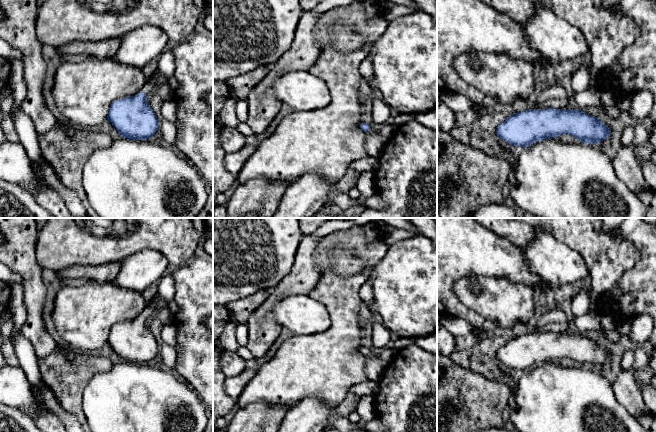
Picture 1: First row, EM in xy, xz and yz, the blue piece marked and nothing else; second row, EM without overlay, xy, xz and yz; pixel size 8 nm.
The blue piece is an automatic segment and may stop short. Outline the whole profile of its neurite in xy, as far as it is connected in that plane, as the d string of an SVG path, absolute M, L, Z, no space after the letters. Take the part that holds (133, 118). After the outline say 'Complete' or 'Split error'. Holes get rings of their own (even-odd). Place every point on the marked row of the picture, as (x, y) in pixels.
M151 76L142 90L136 95L123 99L117 99L112 102L107 119L124 138L147 140L158 130L159 122L157 116L147 103L147 94L151 91L153 84L154 81Z. Split error

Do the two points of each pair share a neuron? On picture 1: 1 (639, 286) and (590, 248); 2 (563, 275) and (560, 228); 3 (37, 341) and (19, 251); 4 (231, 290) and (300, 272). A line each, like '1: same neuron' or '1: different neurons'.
1: different neurons
2: different neurons
3: same neuron
4: different neurons

